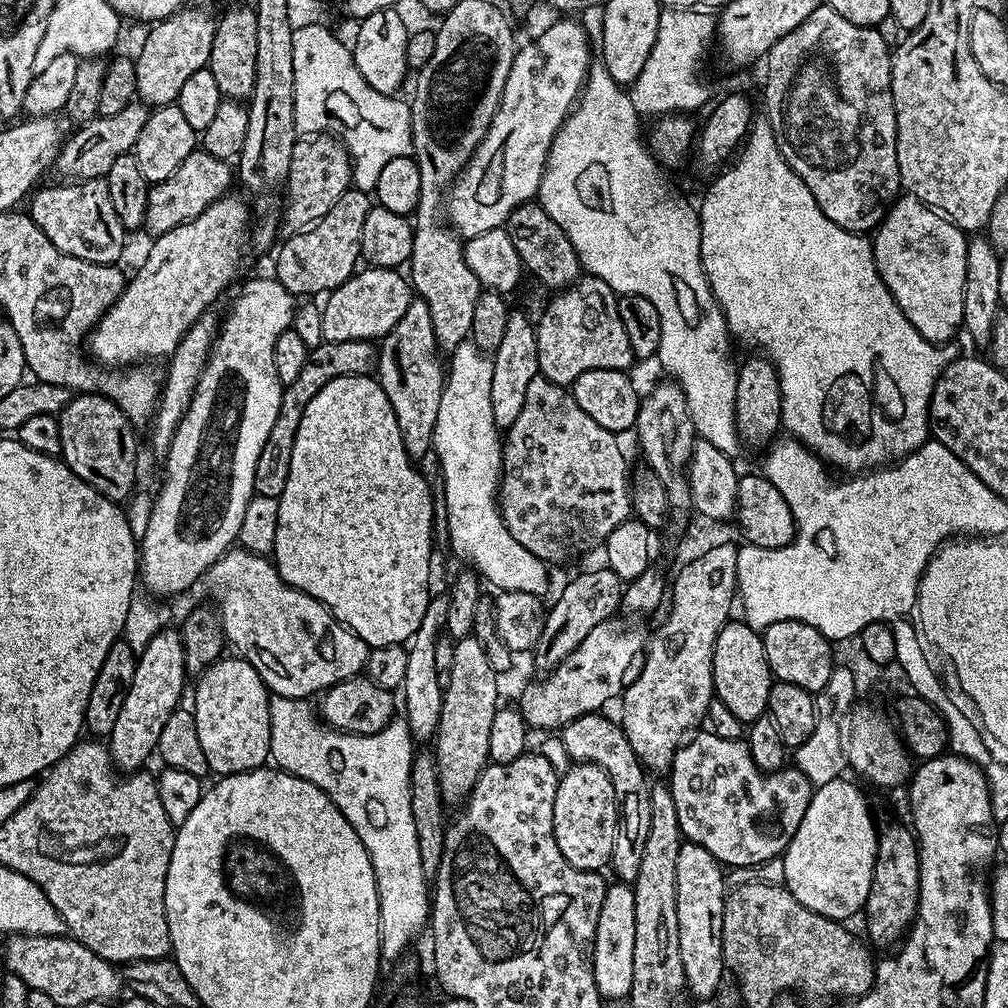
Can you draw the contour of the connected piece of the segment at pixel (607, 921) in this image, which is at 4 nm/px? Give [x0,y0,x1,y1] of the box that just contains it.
[592,882,634,1001]

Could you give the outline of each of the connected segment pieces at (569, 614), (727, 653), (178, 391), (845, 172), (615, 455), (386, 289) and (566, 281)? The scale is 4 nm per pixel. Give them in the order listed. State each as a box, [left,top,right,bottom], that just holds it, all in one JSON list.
[[532,566,624,670],[712,619,774,722],[150,310,221,454],[764,6,902,234],[500,374,632,565],[322,266,414,342],[506,203,580,290]]

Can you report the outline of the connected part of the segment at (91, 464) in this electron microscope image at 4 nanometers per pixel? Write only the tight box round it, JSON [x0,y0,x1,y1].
[57,393,136,503]

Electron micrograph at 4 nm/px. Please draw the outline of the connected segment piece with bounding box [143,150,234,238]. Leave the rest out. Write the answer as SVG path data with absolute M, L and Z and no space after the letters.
M203 150L192 152L186 162L182 162L182 166L178 166L178 170L170 174L170 178L149 187L143 231L155 238L198 218L198 214L202 214L206 206L229 195L231 188L228 187L232 180L234 184L234 168L229 161L214 158L214 154Z

